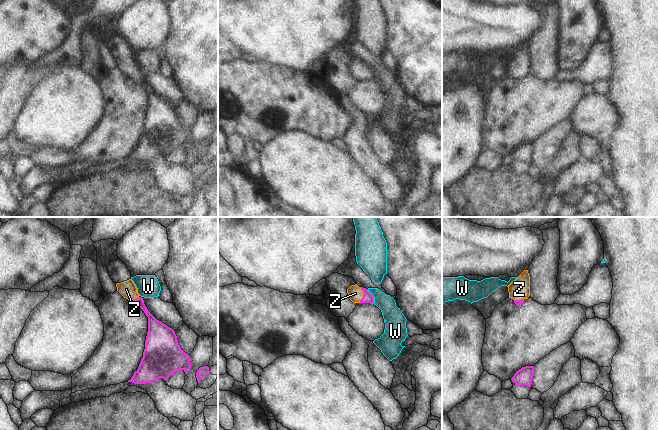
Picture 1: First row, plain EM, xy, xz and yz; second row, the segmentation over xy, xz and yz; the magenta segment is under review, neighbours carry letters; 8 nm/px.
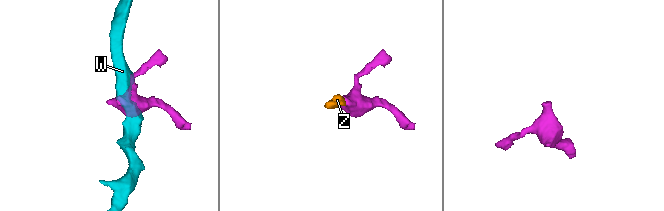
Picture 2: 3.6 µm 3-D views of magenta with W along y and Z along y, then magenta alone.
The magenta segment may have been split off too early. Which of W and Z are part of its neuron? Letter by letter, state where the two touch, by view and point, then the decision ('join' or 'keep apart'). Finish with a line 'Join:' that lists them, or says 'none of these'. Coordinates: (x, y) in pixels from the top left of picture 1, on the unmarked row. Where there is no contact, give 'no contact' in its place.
W: meets magenta in xz at (372, 72); keep apart
Z: meets magenta in xz at (363, 71); join
Join: Z

